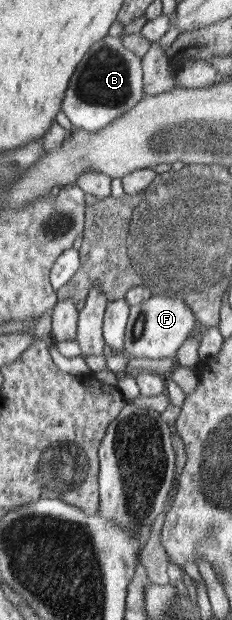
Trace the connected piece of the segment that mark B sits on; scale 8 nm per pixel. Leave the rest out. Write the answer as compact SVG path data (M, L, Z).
M105 36L80 60L61 108L74 129L96 131L131 110L143 96L142 58L128 50L122 37Z

